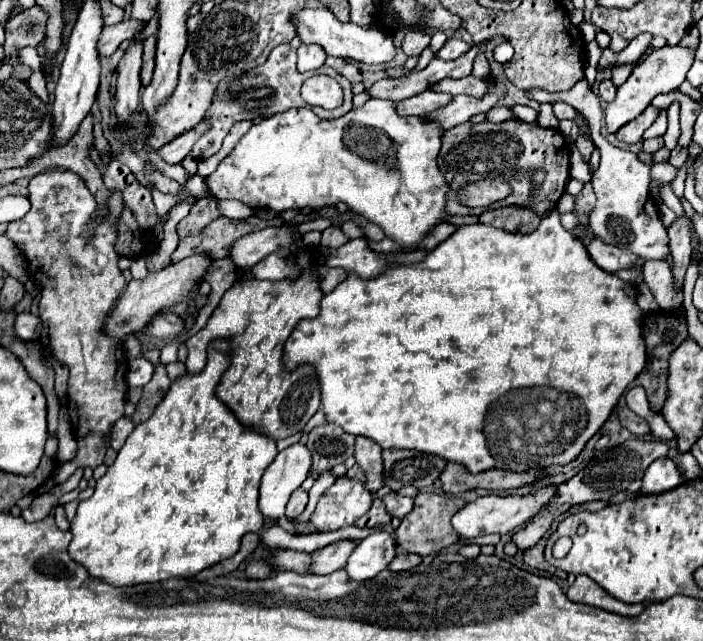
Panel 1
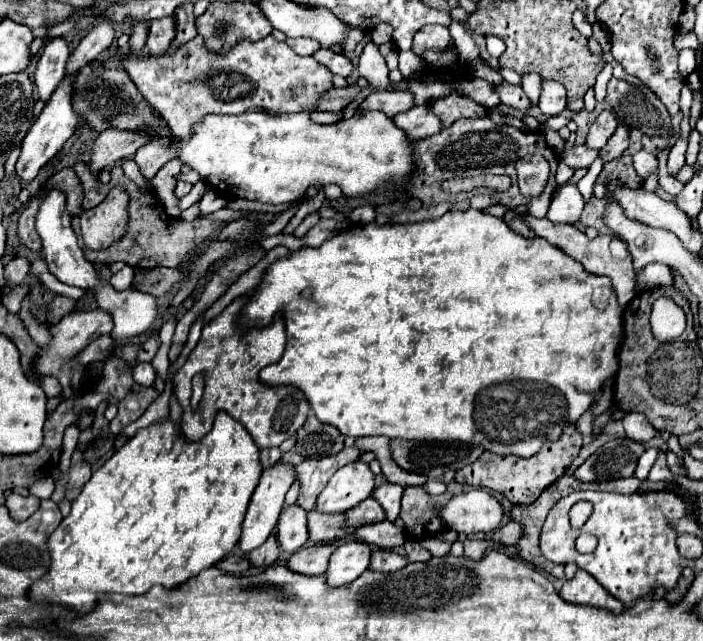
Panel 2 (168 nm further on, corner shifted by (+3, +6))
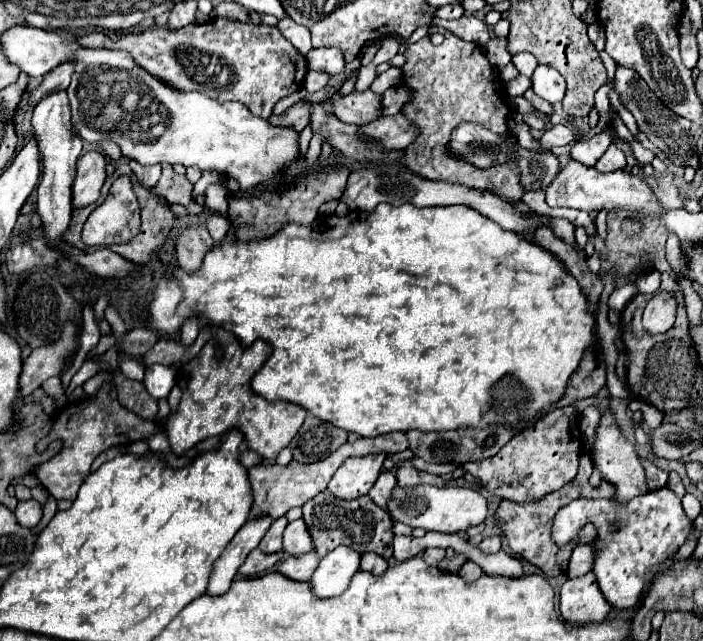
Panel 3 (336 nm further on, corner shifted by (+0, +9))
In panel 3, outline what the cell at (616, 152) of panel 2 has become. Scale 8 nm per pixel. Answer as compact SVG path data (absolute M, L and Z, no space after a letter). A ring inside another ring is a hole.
M609 145L605 155L601 155L601 159L595 163L595 169L601 171L601 173L625 169L625 155L623 155L623 151L617 149L617 145Z

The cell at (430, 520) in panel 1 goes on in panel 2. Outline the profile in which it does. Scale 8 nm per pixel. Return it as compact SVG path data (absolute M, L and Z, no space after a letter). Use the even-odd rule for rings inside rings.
M406 486L402 494L400 518L404 520L406 534L412 540L422 540L444 530L444 524L438 520L436 514L452 498L450 492L430 496L424 490L424 486Z

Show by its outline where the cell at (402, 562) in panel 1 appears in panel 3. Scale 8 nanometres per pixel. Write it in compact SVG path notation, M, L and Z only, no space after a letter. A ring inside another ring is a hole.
M367 553L361 557L361 569L363 571L369 571L369 573L375 573L375 575L381 575L389 569L389 561L381 555L375 555L375 553Z

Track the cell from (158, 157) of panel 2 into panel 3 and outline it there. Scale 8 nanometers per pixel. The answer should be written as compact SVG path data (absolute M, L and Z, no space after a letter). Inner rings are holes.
M129 161L129 165L131 165L133 173L139 177L139 181L145 187L153 187L159 181L159 177L161 177L161 165L147 165L147 167L143 167L137 161Z

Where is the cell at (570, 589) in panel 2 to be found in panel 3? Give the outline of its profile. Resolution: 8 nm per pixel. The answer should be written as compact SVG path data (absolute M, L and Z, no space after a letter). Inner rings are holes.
M587 573L583 577L567 579L561 587L561 615L571 623L591 623L605 621L611 611L609 601L603 597L595 575Z

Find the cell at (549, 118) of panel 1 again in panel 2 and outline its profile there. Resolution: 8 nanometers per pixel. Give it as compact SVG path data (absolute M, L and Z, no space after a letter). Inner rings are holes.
M528 72L528 74L522 74L522 88L524 92L528 94L528 98L532 102L538 102L538 96L540 96L540 76L534 74L534 72Z

